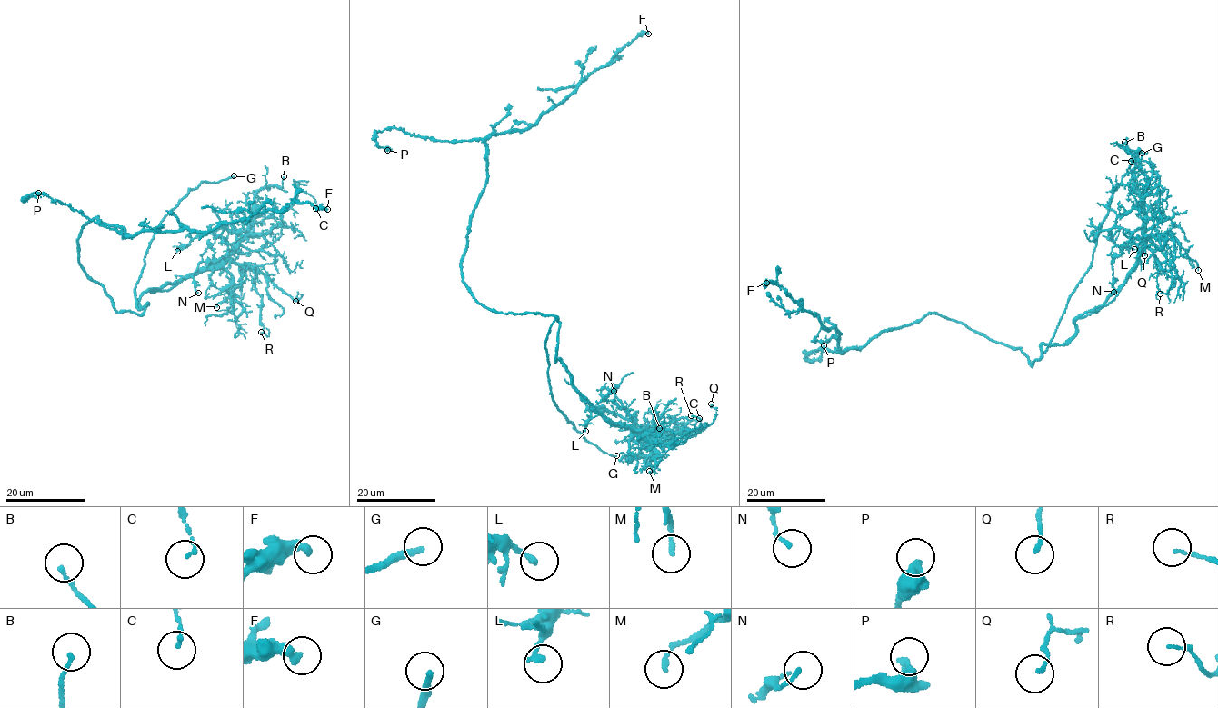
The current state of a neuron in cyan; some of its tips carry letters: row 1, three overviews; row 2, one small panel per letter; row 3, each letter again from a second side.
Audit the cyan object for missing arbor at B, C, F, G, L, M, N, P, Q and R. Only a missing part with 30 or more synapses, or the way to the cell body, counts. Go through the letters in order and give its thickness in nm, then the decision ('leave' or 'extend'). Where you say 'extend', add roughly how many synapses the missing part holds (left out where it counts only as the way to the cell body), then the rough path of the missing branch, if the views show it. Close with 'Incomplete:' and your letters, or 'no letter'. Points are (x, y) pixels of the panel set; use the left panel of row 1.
B: 160 nm thick; leave
C: 120 nm thick; leave
F: 360 nm thick; leave
G: 280 nm thick; extend; missing branch runs (234, 175), (267, 167), (286, 151)
L: 240 nm thick; leave
M: 180 nm thick; leave
N: 150 nm thick; leave
P: 320 nm thick; leave
Q: 140 nm thick; leave
R: 120 nm thick; leave
Incomplete: G

